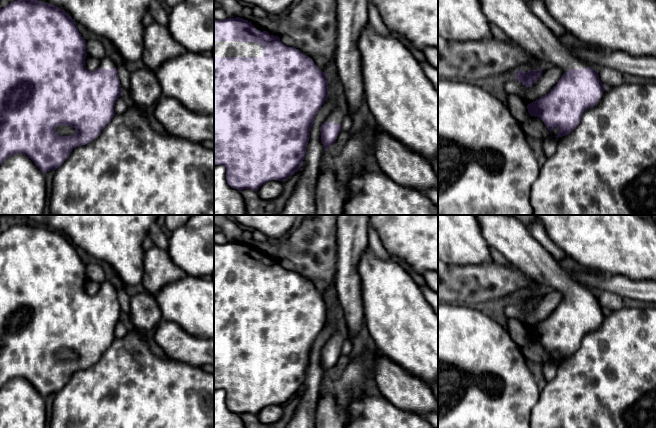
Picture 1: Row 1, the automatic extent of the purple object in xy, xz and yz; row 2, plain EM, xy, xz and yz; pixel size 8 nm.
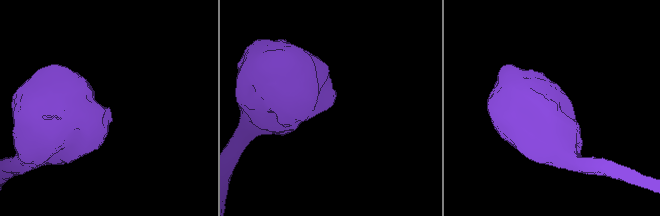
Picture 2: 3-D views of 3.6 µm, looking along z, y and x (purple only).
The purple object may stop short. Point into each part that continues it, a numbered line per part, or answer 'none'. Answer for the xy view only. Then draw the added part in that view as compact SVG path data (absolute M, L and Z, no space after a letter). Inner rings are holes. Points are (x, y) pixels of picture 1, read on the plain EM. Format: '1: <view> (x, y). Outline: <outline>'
1: xy (106, 287). Outline: M105 280L103 283L100 284L98 292L113 293L116 292L116 288L113 286L113 284L110 281Z

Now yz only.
1: yz (509, 236). Outline: M476 215L482 235L489 246L497 249L512 266L538 283L544 290L556 290L567 297L570 293L585 293L590 289L575 280L558 261L536 241L529 228L513 215Z

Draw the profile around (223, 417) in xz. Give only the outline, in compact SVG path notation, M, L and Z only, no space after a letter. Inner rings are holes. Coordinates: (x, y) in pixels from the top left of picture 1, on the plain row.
M214 389L214 428L244 428L240 414L227 407L223 389Z

